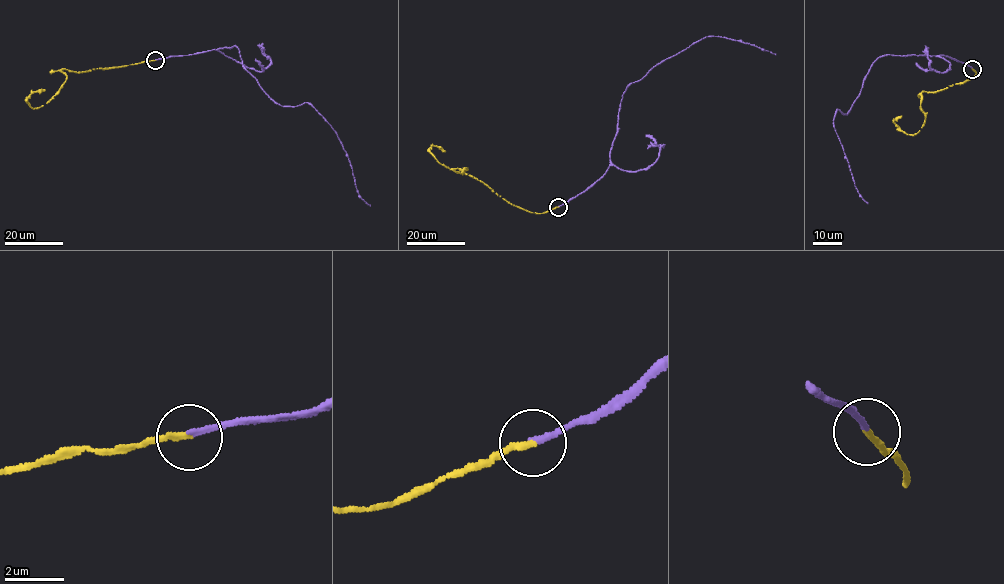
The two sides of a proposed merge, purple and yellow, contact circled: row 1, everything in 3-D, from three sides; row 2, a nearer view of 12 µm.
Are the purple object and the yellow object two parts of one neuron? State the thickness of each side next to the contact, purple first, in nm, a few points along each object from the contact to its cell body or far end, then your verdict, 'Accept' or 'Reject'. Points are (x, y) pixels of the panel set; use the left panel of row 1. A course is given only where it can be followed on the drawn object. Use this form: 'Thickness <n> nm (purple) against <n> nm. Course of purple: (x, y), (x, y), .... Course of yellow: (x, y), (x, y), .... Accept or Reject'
Thickness 190 nm (purple) against 200 nm. Course of purple: (155, 60), (235, 45), (244, 68), (268, 96), (282, 106), (306, 102), (333, 129), (357, 192), (370, 206). Course of yellow: (155, 60), (85, 72), (62, 69), (66, 76), (62, 87), (41, 106), (31, 107), (28, 97), (45, 89). Accept

